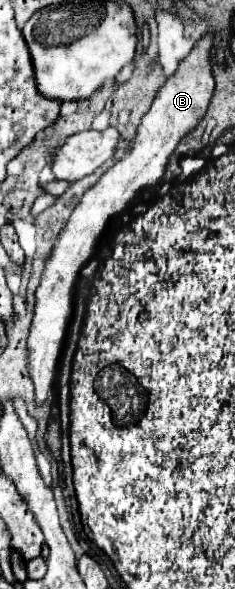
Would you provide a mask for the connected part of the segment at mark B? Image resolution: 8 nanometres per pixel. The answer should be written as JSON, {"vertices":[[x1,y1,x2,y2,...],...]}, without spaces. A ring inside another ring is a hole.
{"vertices":[[206,34,194,42,192,52,180,62,176,72,166,80,166,84,158,90,152,108,142,118,142,124,138,126,134,146,128,156,124,156,120,162,116,162,80,200,80,204,74,208,70,220,62,228,52,256,44,268,42,282,36,290,36,308,34,308,34,320,30,328,28,348,30,348,30,374,36,386,36,402,44,402,52,392,52,382,56,376,58,356,62,352,62,342,66,334,66,326,72,314,72,298,74,298,74,286,80,276,80,270,84,264,94,256,94,248,104,236,104,232,110,228,110,222,124,214,134,202,136,196,140,196,146,188,158,184,166,172,168,158,180,144,180,140,190,134,198,122,206,116,210,98,214,94,216,82,212,76,212,42,214,36]]}

